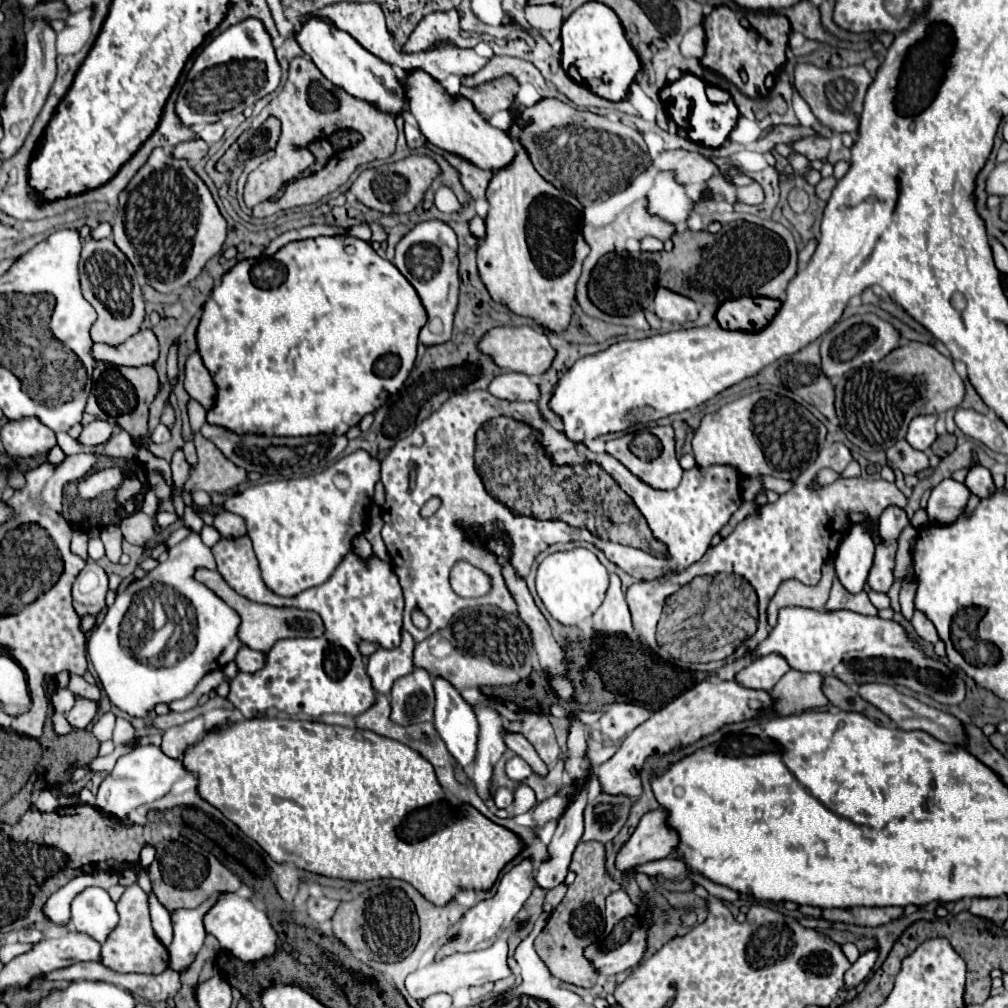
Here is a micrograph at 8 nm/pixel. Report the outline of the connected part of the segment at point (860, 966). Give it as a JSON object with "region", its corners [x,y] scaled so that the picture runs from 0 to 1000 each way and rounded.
{"region":[[[865,940],[843,958],[843,962],[837,966],[837,982],[849,980],[859,970],[859,966],[865,962],[865,958],[869,954],[869,948],[871,948],[871,942]]]}

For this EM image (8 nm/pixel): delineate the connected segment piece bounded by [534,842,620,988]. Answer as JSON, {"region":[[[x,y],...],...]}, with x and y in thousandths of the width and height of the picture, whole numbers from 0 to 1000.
{"region":[[[575,835],[567,847],[565,863],[571,867],[571,873],[563,879],[560,893],[546,905],[544,917],[530,933],[530,940],[550,970],[569,978],[587,980],[593,966],[587,962],[587,958],[583,958],[579,938],[583,938],[587,931],[595,931],[595,925],[599,923],[601,889],[615,883],[615,877],[601,867],[599,837],[595,835]]]}

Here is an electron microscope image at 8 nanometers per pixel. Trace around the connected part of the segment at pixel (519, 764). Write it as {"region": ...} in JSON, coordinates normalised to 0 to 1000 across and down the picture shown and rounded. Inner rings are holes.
{"region":[[[508,750],[504,756],[502,756],[502,770],[510,776],[518,776],[522,774],[524,770],[528,770],[528,762],[516,752],[516,750]]]}

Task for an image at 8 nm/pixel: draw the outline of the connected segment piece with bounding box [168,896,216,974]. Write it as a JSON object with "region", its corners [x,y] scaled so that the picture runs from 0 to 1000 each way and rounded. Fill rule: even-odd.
{"region":[[[210,889],[204,897],[192,901],[192,903],[175,903],[175,907],[171,907],[173,933],[167,938],[167,944],[169,944],[169,960],[173,964],[181,966],[192,954],[192,950],[202,935],[202,929],[204,929],[200,911],[213,897],[214,889]]]}

